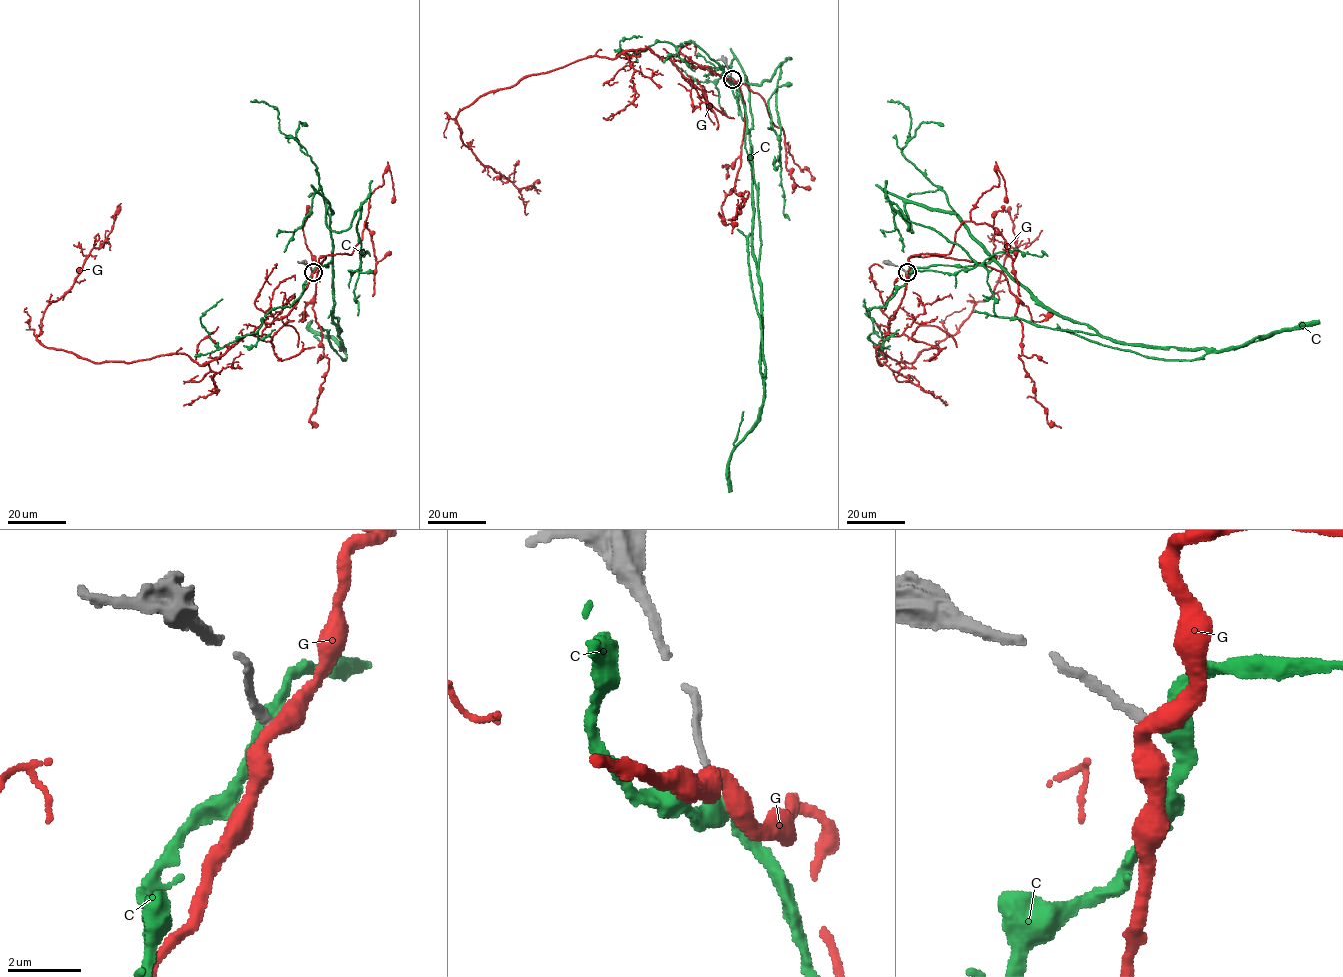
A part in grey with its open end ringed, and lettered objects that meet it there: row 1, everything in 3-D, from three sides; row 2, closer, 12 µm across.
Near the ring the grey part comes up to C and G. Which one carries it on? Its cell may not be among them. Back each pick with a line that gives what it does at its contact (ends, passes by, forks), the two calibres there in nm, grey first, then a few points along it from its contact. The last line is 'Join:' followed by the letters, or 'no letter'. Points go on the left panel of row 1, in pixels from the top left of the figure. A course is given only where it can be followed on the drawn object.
Join: no letter

